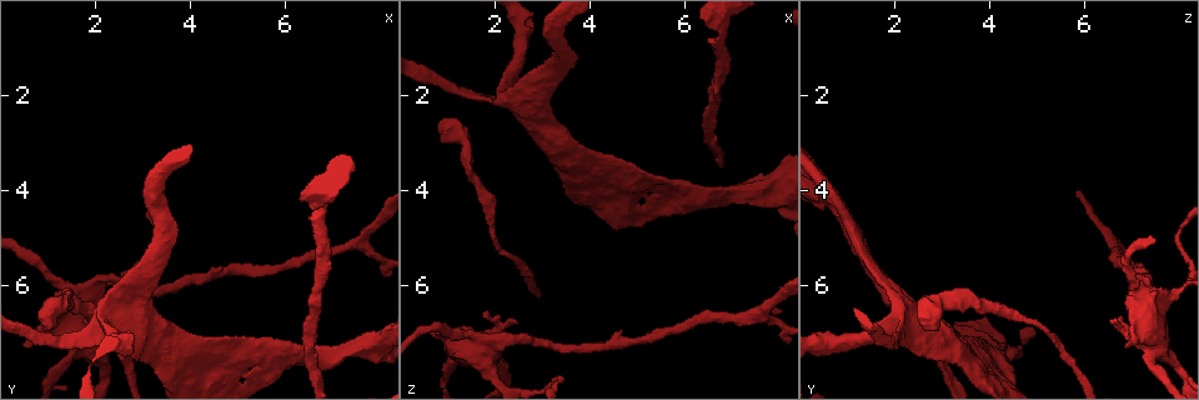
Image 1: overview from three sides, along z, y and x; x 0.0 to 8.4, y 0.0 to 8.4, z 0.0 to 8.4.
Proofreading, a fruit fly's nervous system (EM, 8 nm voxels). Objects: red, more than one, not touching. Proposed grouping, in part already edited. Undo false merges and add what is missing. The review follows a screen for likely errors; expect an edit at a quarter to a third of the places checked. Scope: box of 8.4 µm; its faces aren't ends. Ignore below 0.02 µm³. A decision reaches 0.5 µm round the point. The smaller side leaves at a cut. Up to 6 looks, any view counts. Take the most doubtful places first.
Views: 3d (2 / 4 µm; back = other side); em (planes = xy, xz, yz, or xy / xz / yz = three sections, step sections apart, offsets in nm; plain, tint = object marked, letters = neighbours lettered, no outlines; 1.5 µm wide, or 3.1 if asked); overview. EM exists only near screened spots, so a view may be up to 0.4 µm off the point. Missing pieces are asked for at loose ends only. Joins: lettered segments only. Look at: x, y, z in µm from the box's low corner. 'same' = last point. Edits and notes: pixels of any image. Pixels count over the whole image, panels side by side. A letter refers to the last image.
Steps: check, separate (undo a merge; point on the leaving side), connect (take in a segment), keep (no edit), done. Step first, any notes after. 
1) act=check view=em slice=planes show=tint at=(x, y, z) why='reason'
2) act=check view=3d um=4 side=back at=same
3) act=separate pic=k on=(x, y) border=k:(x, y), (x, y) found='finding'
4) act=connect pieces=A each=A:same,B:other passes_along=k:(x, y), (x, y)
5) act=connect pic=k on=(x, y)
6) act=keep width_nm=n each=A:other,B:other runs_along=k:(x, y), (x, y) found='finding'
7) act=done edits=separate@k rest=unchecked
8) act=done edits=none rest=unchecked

act=check view=3d um=4 side=back at=(1.50, 6.25, 3.65) why='a narrow waist'

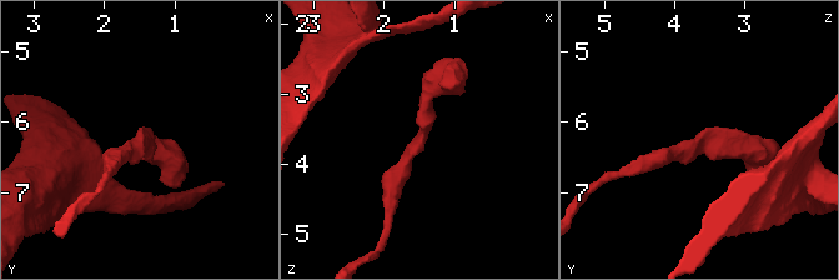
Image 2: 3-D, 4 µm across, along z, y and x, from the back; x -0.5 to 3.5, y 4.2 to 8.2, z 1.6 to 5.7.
act=check view=em slice=yz step=4 show=tint at=(1.50, 6.30, 3.65) arm_widths_nm=260,300

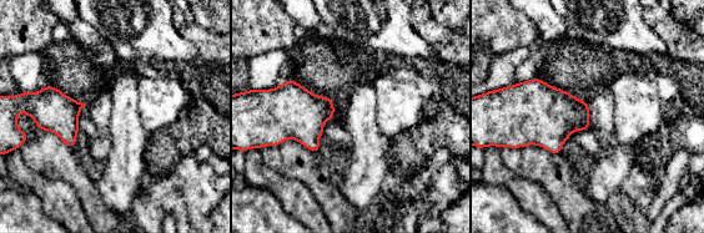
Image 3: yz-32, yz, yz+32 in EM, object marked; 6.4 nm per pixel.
act=check view=em slice=planes show=letters at=same why='another direction'

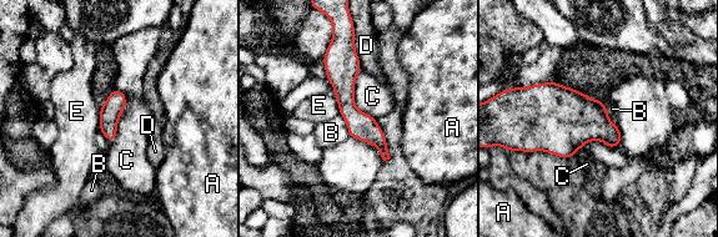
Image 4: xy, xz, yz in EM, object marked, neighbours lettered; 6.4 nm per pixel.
act=keep each=A:other,B:other,C:other,D:other,E:other border=4:(360, 69), (354, 102), (376, 120) found='one neuron here'

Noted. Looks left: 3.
act=check view=3d um=4 side=back at=(2.80, 5.65, 1.45) why='free end'

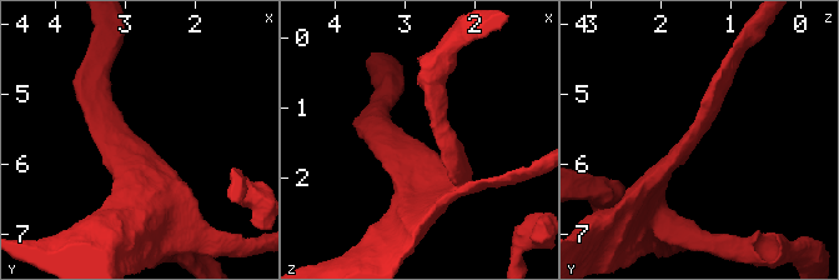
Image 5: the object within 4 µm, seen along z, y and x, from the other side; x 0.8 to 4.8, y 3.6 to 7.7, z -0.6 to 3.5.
act=check view=em slice=planes show=letters at=(2.85, 5.65, 1.45) arm_widths_nm=240,260 why='shape alone is not enough'

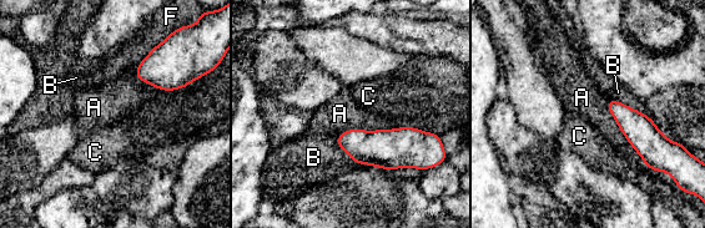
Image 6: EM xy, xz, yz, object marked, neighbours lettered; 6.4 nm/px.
act=keep each=A:other,B:other,C:other,F:other found='none of them fits'

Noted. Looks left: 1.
act=check view=em slice=planes show=letters at=(5.20, 7.10, 3.60) why='free end'

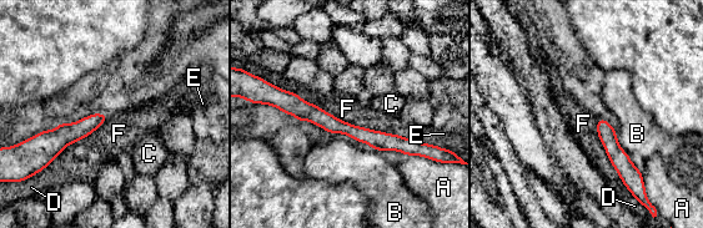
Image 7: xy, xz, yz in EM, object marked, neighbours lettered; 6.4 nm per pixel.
act=keep width_nm=110 each=A:other,B:other,C:other,D:other,E:other,F:other border=7:(271, 82), (345, 121), (398, 135) found='no lettered segment goes on from it'

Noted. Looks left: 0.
act=done edits=none rest=unchecked

